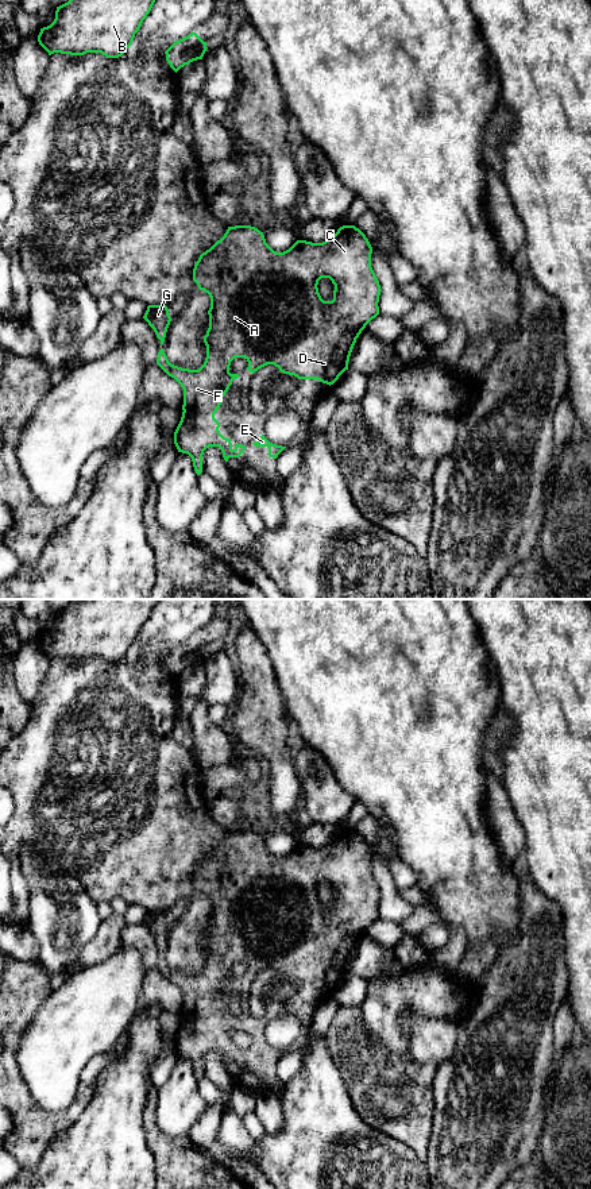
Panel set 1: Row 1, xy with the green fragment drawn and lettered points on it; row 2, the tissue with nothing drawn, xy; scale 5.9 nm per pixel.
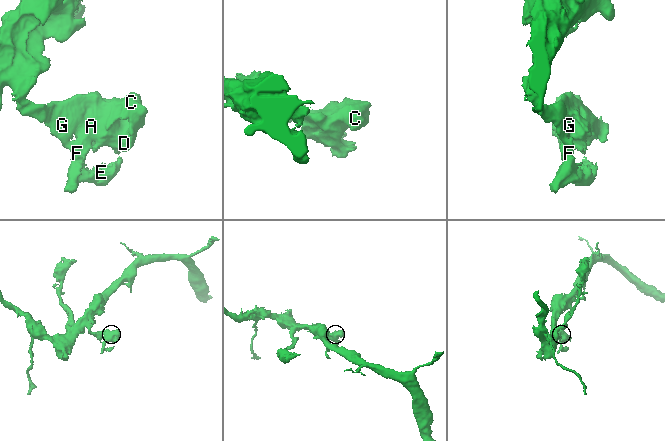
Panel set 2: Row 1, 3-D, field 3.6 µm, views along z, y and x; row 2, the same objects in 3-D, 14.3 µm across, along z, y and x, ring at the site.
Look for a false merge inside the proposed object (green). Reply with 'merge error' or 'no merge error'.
no merge error

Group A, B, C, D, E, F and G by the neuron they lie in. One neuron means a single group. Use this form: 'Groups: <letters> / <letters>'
Groups: A B C D E F G

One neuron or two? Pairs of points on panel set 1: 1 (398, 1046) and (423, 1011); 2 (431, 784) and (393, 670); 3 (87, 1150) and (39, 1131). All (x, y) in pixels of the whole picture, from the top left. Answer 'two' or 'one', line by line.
1: one
2: one
3: two

